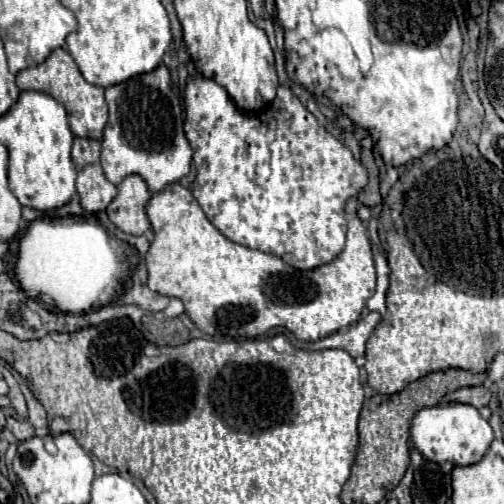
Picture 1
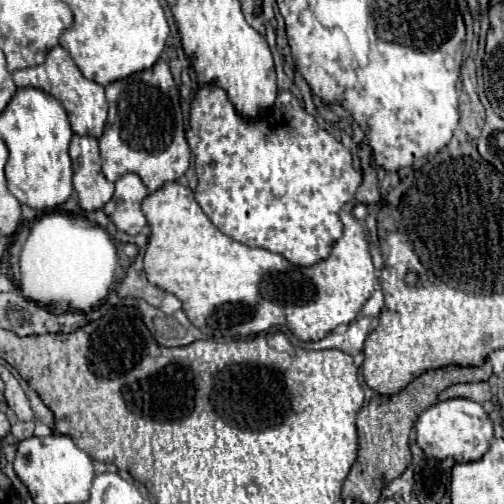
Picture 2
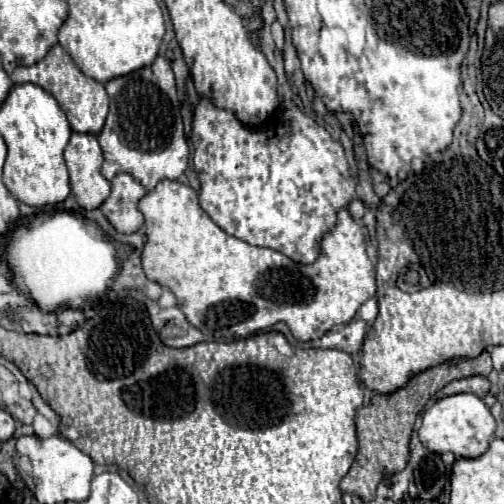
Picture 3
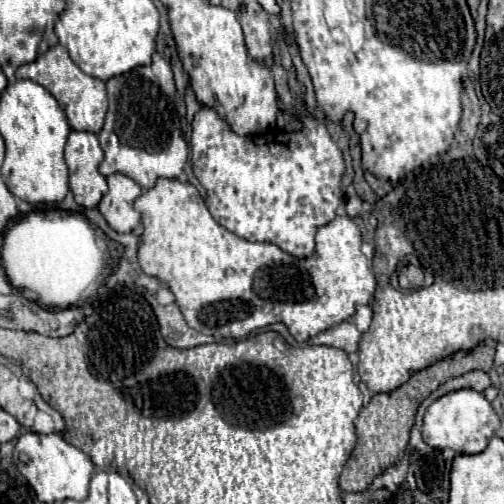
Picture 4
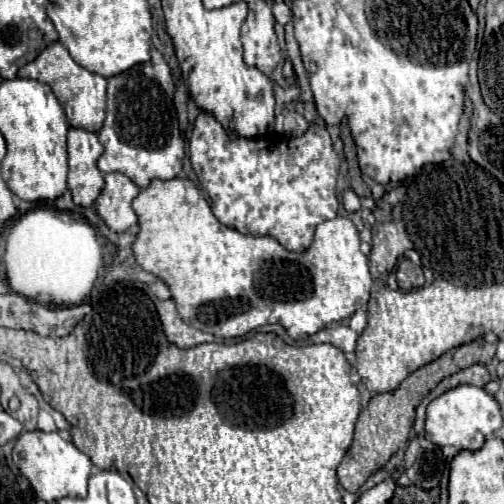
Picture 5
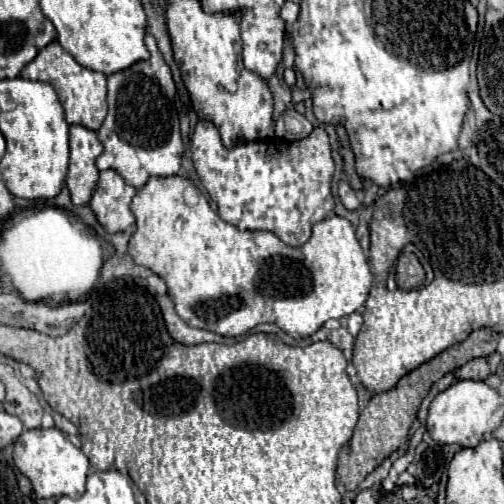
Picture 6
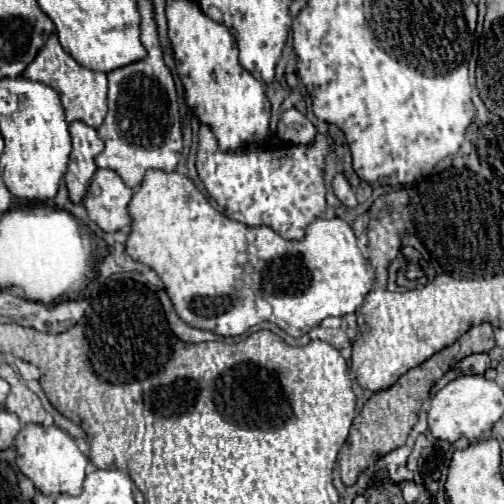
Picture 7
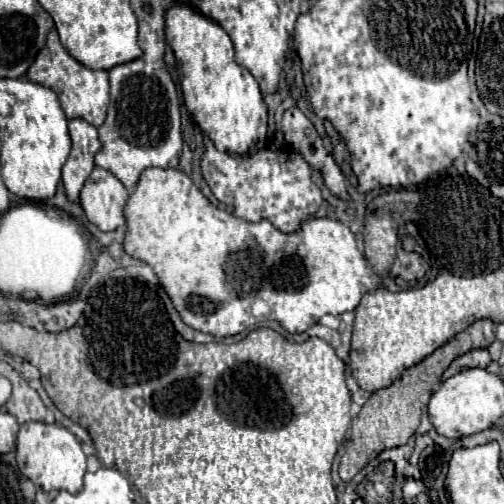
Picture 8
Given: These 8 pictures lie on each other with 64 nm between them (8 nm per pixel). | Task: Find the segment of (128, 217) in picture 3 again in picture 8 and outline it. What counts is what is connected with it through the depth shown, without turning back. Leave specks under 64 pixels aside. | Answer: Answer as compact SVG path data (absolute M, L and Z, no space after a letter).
M94 168L80 192L80 206L92 224L108 232L126 226L124 206L128 198L128 190L112 172Z

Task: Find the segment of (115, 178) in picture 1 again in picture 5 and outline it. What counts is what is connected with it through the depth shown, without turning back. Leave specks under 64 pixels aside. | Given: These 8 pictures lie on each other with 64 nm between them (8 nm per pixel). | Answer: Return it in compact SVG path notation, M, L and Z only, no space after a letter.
M152 50L148 64L108 78L108 112L98 132L100 144L104 146L104 154L98 160L100 172L122 172L132 178L138 188L148 188L154 178L172 180L180 174L186 152L172 108L172 96L174 80L170 66L158 50Z

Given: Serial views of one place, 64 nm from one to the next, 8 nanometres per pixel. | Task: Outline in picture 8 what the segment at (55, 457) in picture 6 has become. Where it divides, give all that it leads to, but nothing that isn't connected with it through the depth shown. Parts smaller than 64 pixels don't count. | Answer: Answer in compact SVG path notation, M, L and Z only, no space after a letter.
M44 422L22 424L16 438L16 462L20 472L44 492L66 490L76 494L82 488L82 478L86 472L86 454L82 452L82 446L76 440L76 436L60 424Z

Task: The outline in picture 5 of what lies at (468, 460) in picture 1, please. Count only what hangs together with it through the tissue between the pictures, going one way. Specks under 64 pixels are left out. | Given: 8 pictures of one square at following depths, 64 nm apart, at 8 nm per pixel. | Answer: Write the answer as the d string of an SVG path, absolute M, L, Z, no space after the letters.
M462 384L444 392L442 396L438 396L428 404L424 436L436 446L454 446L458 450L474 452L480 450L486 438L490 438L494 430L498 430L500 426L502 426L502 414L494 396L490 396L484 388Z

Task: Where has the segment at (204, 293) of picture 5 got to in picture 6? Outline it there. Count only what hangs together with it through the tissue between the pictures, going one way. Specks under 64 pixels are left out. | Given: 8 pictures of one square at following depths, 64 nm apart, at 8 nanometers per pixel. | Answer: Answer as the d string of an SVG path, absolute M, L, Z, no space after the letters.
M182 176L150 178L148 184L134 196L132 212L136 216L138 230L132 236L132 250L128 244L128 252L136 264L150 268L166 282L178 316L194 328L210 330L220 336L242 336L262 322L274 322L294 340L302 340L322 328L326 320L358 312L372 288L370 264L360 248L356 230L350 220L340 216L318 222L312 230L312 238L304 246L282 248L284 242L272 232L242 232L220 220L192 180Z

